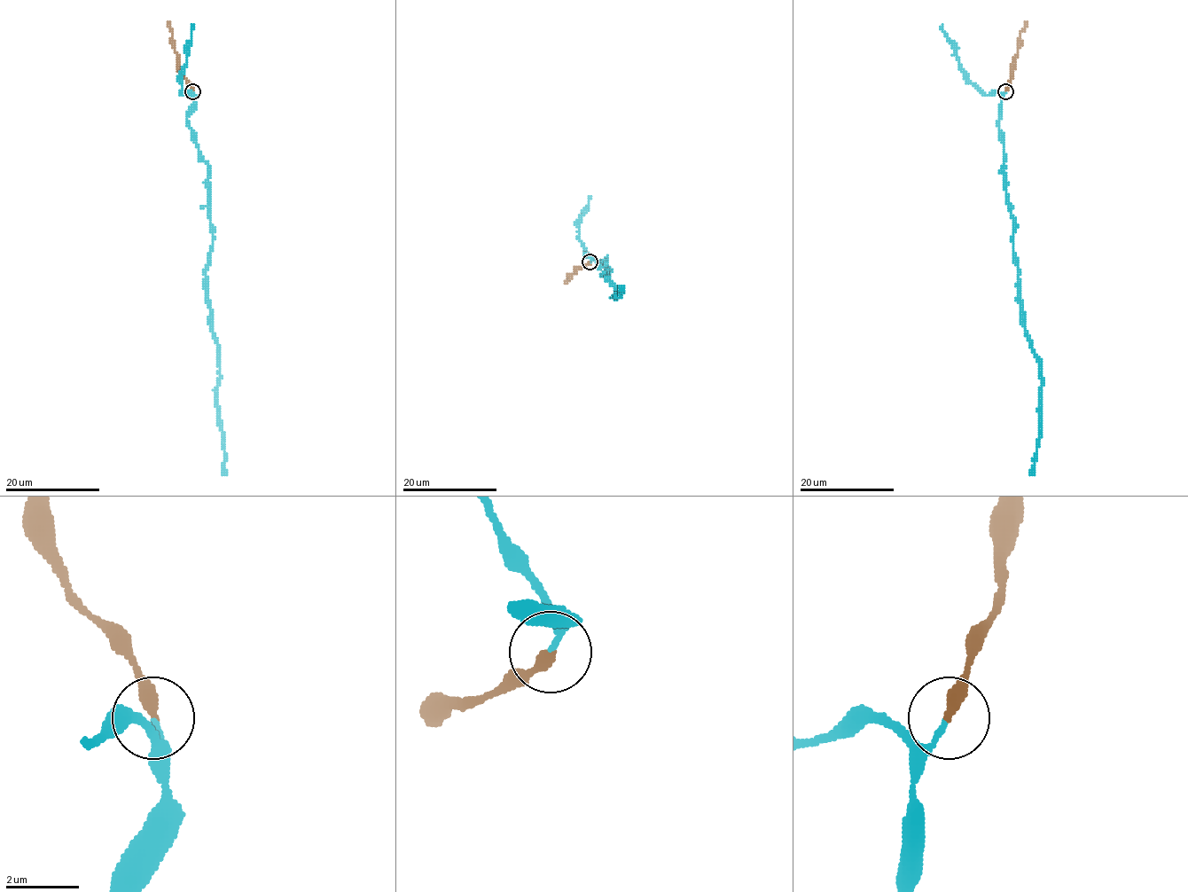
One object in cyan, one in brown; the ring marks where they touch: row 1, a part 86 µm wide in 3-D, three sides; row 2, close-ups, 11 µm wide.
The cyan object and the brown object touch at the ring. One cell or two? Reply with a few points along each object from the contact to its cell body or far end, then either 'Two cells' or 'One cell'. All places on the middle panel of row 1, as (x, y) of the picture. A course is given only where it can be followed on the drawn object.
Course of cyan: (590, 262), (591, 256), (584, 255), (606, 260), (609, 269), (603, 274), (616, 297), (620, 287). Course of brown: (590, 262), (569, 276), (564, 284). One cell

